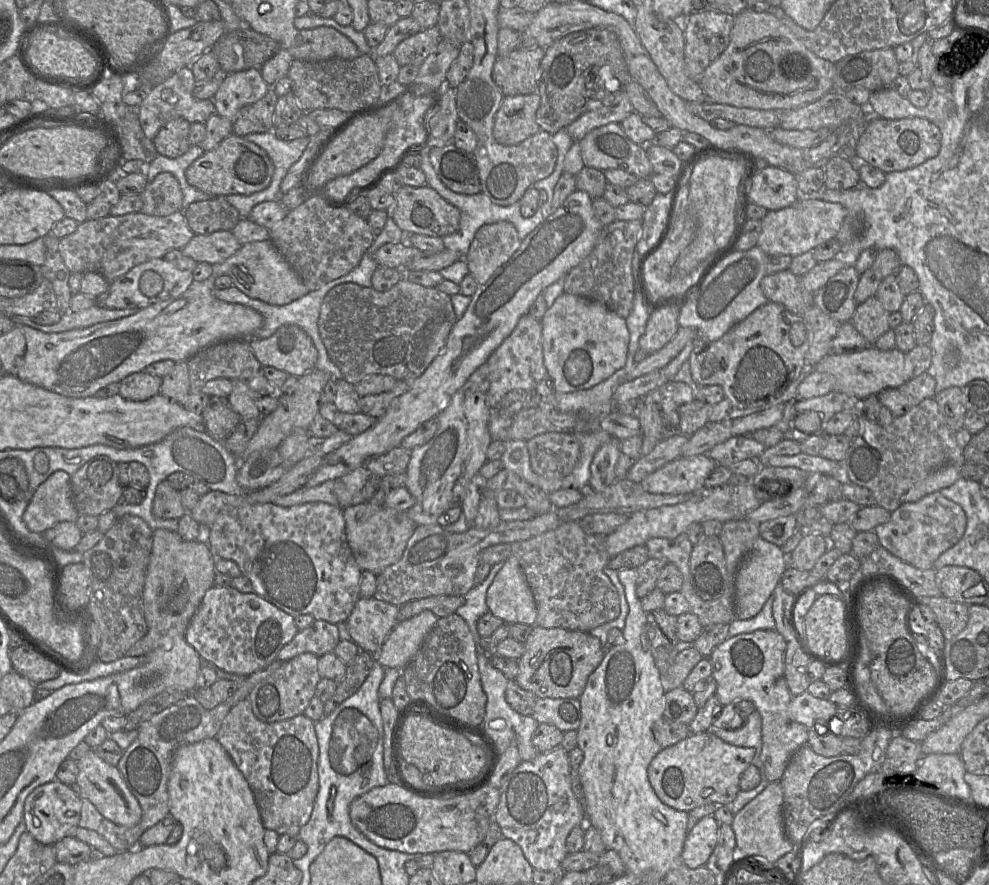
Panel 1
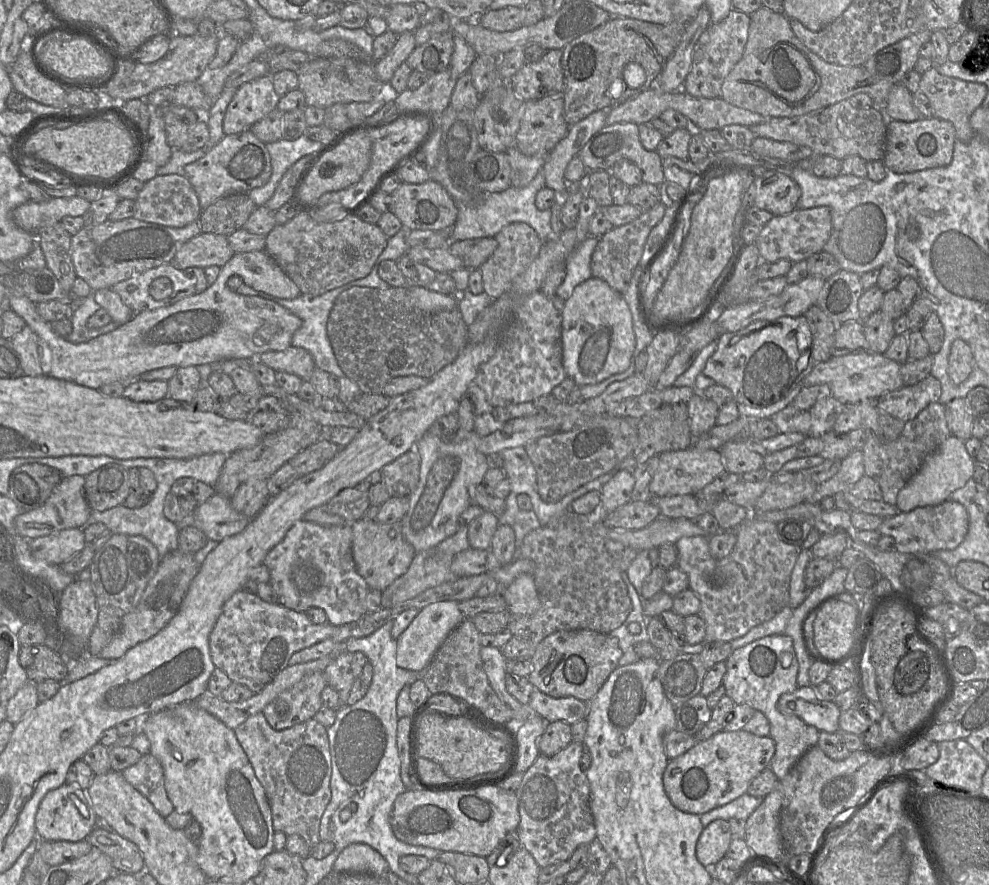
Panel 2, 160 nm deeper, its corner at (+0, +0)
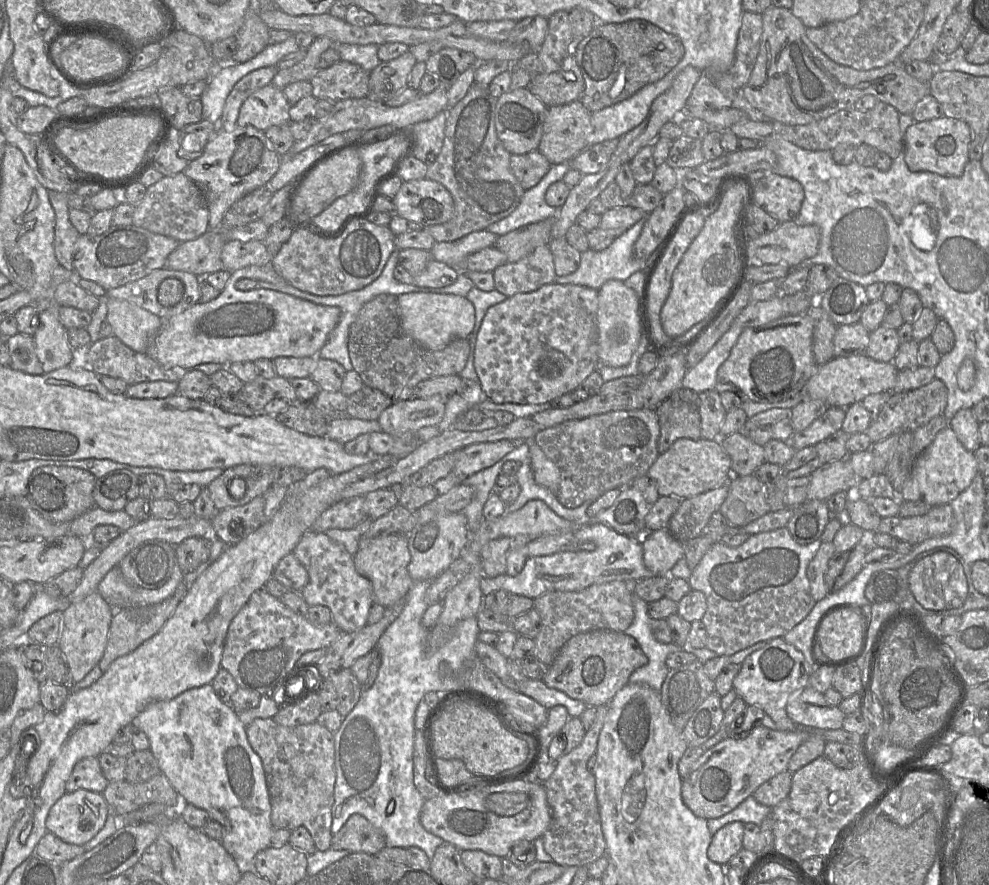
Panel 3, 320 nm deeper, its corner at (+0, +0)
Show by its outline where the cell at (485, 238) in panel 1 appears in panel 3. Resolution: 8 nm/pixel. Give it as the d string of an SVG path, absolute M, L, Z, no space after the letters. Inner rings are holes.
M548 245L537 247L517 262L500 265L492 273L495 290L506 297L535 291L545 284L555 283L556 279Z

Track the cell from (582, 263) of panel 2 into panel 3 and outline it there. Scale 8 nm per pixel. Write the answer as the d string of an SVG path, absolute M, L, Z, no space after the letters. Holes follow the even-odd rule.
M645 219L639 220L631 228L626 230L622 235L615 238L615 240L606 249L601 251L594 251L588 249L581 253L580 264L575 272L566 276L558 277L556 275L555 283L564 284L575 284L580 286L586 286L598 290L606 281L615 279L625 281L633 273L645 269L651 255L646 260L641 260L635 257L633 247L637 241Z

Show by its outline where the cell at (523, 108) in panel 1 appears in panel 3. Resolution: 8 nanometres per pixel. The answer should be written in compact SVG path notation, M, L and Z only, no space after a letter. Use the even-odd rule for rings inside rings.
M580 100L568 104L548 107L543 123L543 133L538 151L553 164L569 163L575 156L588 147L588 136L593 133L591 112Z

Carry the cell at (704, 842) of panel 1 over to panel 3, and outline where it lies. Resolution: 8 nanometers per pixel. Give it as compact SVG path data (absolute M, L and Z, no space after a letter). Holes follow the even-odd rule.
M731 822L720 828L707 849L708 858L717 864L727 865L742 848L744 823Z

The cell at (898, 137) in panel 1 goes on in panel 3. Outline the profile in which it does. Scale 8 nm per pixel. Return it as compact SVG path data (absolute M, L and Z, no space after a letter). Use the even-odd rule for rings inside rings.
M942 117L916 122L904 133L904 158L911 172L929 171L942 176L962 176L969 159L971 132L967 123L954 118Z

